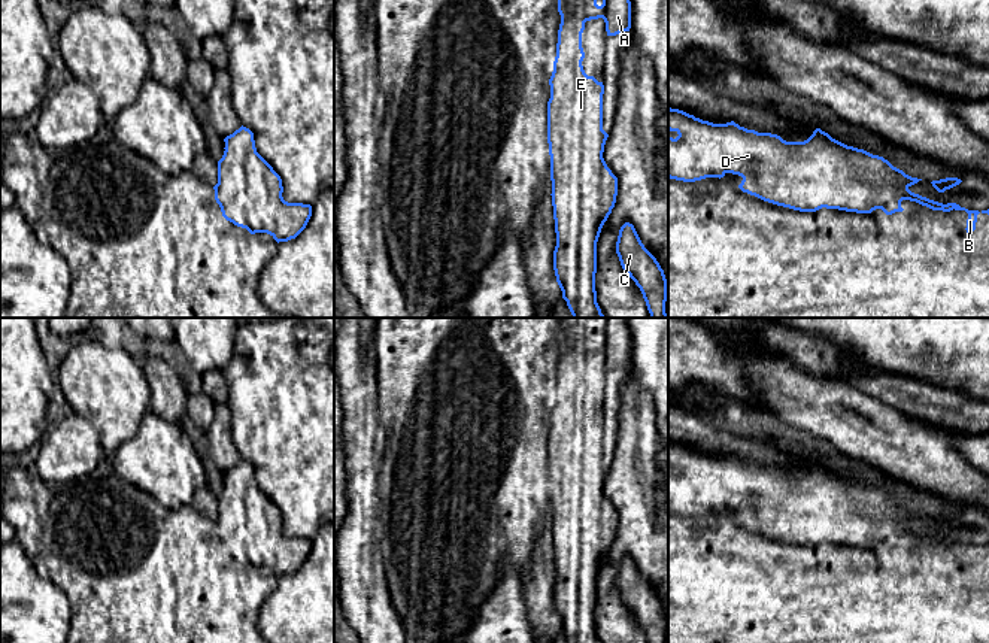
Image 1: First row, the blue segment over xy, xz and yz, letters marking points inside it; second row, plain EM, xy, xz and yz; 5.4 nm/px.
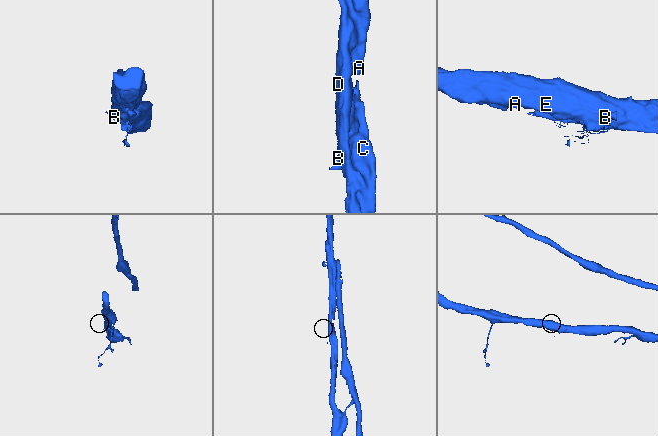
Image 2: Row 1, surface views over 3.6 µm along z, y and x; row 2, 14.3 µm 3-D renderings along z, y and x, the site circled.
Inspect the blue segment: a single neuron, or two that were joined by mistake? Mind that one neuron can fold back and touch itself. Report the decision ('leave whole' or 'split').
leave whole

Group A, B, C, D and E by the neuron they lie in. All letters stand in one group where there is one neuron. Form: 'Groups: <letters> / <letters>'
Groups: A B C D E

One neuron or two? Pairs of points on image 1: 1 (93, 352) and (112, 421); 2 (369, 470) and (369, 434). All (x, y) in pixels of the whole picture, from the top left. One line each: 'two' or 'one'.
1: one
2: one

